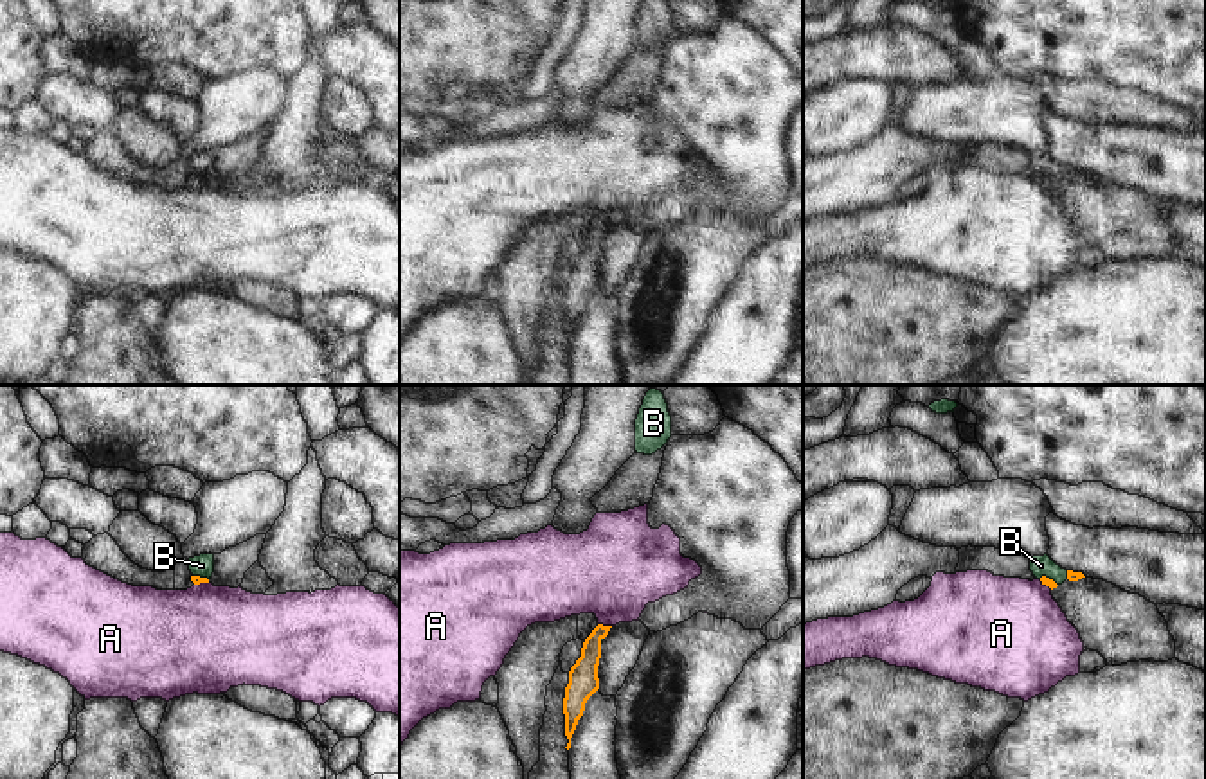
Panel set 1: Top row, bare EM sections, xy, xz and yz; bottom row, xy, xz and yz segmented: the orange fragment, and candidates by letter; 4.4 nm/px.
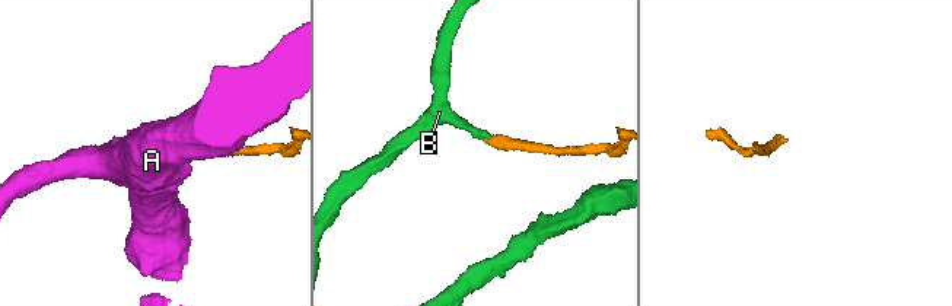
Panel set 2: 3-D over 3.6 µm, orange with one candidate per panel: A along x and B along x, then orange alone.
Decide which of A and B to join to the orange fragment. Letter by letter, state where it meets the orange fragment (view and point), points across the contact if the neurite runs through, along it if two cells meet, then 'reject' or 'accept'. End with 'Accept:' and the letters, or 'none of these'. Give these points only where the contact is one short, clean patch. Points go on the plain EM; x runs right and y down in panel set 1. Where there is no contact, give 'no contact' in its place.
A: meets orange in xz at (605, 223); border along xz (598, 220), (611, 223); reject
B: meets orange in yz at (1048, 175); runs through yz (1044, 177), (1048, 175), (1041, 162); accept
Accept: B

